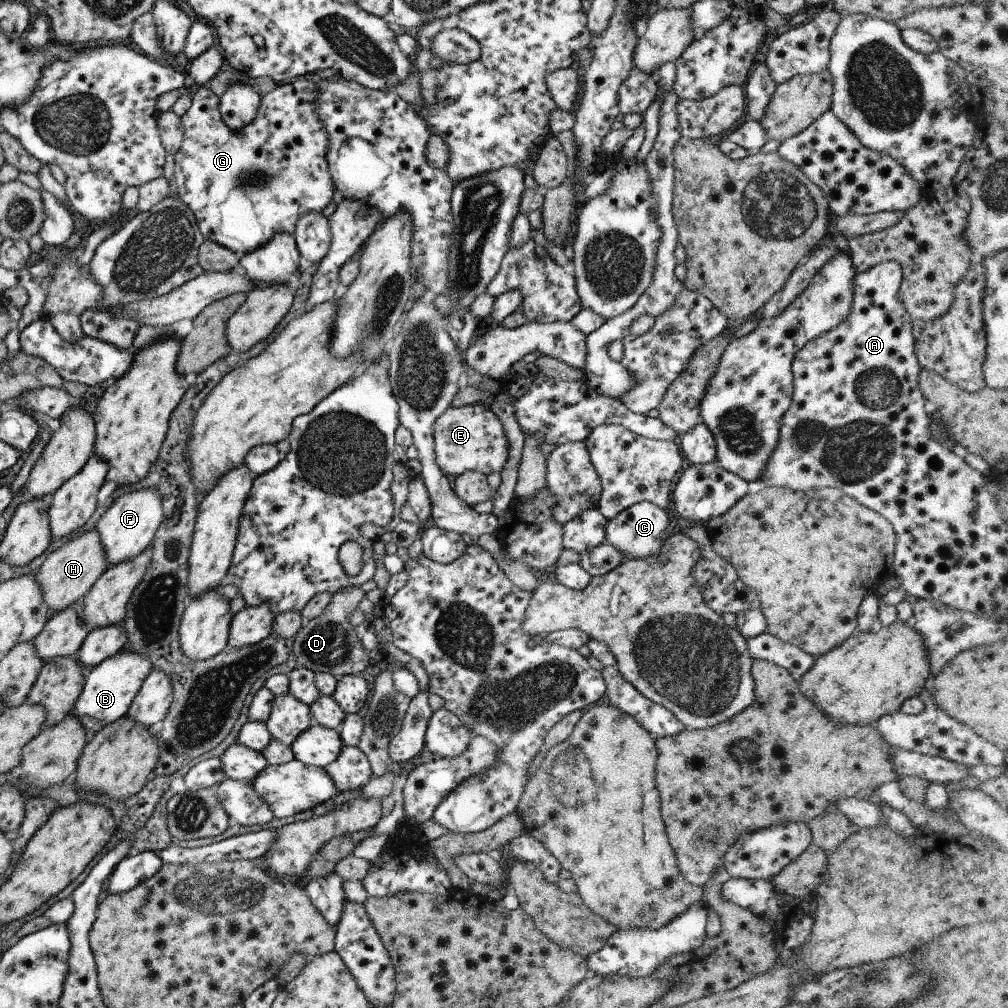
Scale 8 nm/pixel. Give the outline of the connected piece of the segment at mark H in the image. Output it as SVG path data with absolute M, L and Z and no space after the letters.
M95 528L75 536L49 553L34 573L35 582L39 584L39 590L43 596L43 604L47 606L47 613L55 614L67 608L69 604L82 599L108 566L109 562L105 560L105 552Z

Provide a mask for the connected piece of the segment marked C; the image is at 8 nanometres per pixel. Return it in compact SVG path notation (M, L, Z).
M641 501L632 504L629 508L622 510L615 518L607 520L605 524L605 540L613 548L619 550L625 560L635 558L649 558L659 554L661 544L665 540L665 530L669 526L669 516L667 512L652 502Z

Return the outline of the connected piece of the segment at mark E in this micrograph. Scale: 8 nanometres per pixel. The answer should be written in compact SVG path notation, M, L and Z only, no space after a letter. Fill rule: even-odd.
M481 402L477 404L461 405L460 407L449 406L443 414L435 418L433 422L433 454L435 454L435 464L443 474L447 476L459 476L462 472L475 470L487 475L491 472L500 474L507 462L507 438L503 432L503 426L495 413Z

